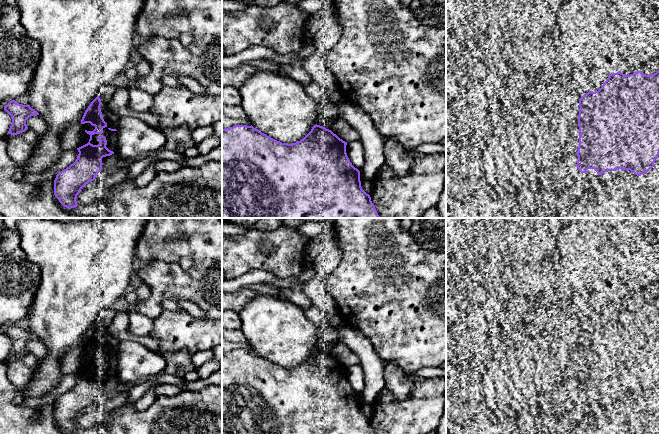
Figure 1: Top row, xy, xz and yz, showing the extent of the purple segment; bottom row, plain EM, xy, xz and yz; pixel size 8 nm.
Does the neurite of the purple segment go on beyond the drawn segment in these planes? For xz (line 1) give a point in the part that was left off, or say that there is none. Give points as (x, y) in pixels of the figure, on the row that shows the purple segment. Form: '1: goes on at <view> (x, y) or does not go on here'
1: does not go on here

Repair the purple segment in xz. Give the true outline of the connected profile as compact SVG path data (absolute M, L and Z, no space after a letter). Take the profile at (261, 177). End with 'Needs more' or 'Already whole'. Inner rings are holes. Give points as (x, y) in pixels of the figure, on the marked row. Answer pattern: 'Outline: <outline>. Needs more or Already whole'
Outline: M317 124L303 139L291 144L277 141L252 125L235 125L222 129L222 218L380 218L370 195L361 187L360 171L350 162L346 145L347 142L331 130Z. Already whole

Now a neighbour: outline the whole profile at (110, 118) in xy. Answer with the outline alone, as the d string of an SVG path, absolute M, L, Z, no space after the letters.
M102 103L101 104L101 112L103 115L103 119L104 121L107 123L107 126L105 128L111 128L111 129L116 129L118 128L118 124L119 124L119 117L116 116L113 112L111 112L107 105Z

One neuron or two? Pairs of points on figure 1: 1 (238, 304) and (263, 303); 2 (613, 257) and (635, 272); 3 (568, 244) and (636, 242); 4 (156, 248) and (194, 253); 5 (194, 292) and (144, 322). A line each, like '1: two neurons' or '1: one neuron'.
1: two neurons
2: two neurons
3: two neurons
4: one neuron
5: two neurons

